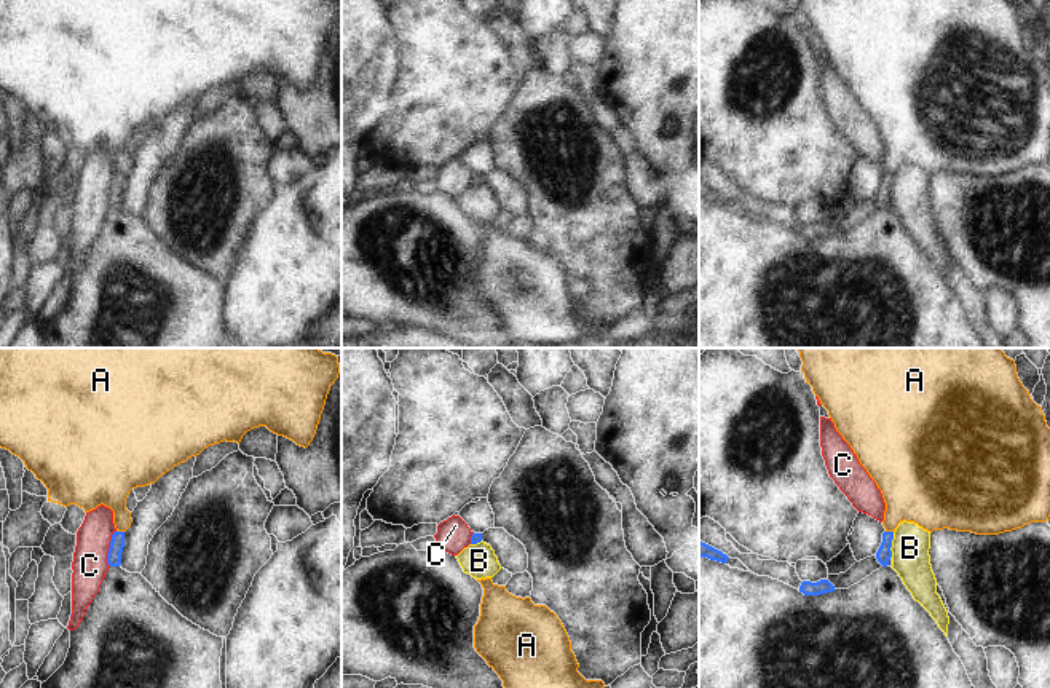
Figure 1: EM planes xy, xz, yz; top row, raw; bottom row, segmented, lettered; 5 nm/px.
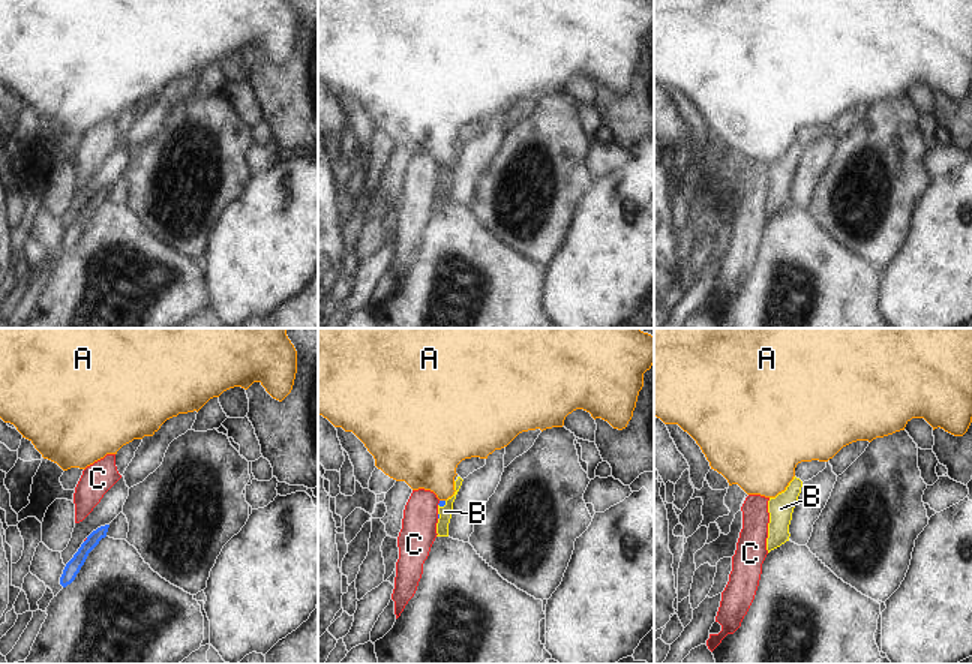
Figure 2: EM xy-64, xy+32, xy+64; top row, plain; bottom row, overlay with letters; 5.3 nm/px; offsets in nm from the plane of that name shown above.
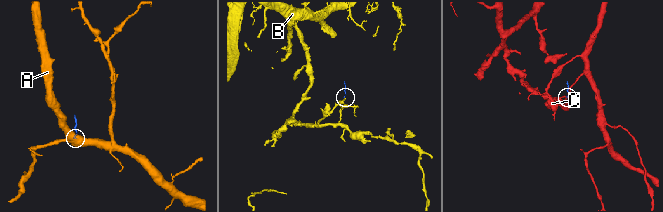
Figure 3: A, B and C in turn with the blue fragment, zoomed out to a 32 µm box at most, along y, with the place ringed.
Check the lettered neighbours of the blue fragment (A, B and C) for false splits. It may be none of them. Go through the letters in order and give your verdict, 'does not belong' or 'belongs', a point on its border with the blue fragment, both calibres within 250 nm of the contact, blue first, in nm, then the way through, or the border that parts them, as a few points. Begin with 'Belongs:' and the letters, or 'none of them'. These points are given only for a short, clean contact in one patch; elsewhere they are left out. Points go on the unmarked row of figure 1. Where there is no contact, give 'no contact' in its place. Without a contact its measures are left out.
Belongs: A
A: belongs; contact xy (120, 174); calibres 80 and 220 nm; way xy (114, 200), (120, 174), (120, 152), (109, 126)
B: does not belong; contact yz (891, 187); calibres 70 and 190 nm; border yz (894, 174), (891, 198)
C: does not belong; contact xy (109, 190); calibres 80 and 180 nm; border xy (115, 173), (107, 197), (109, 208)

